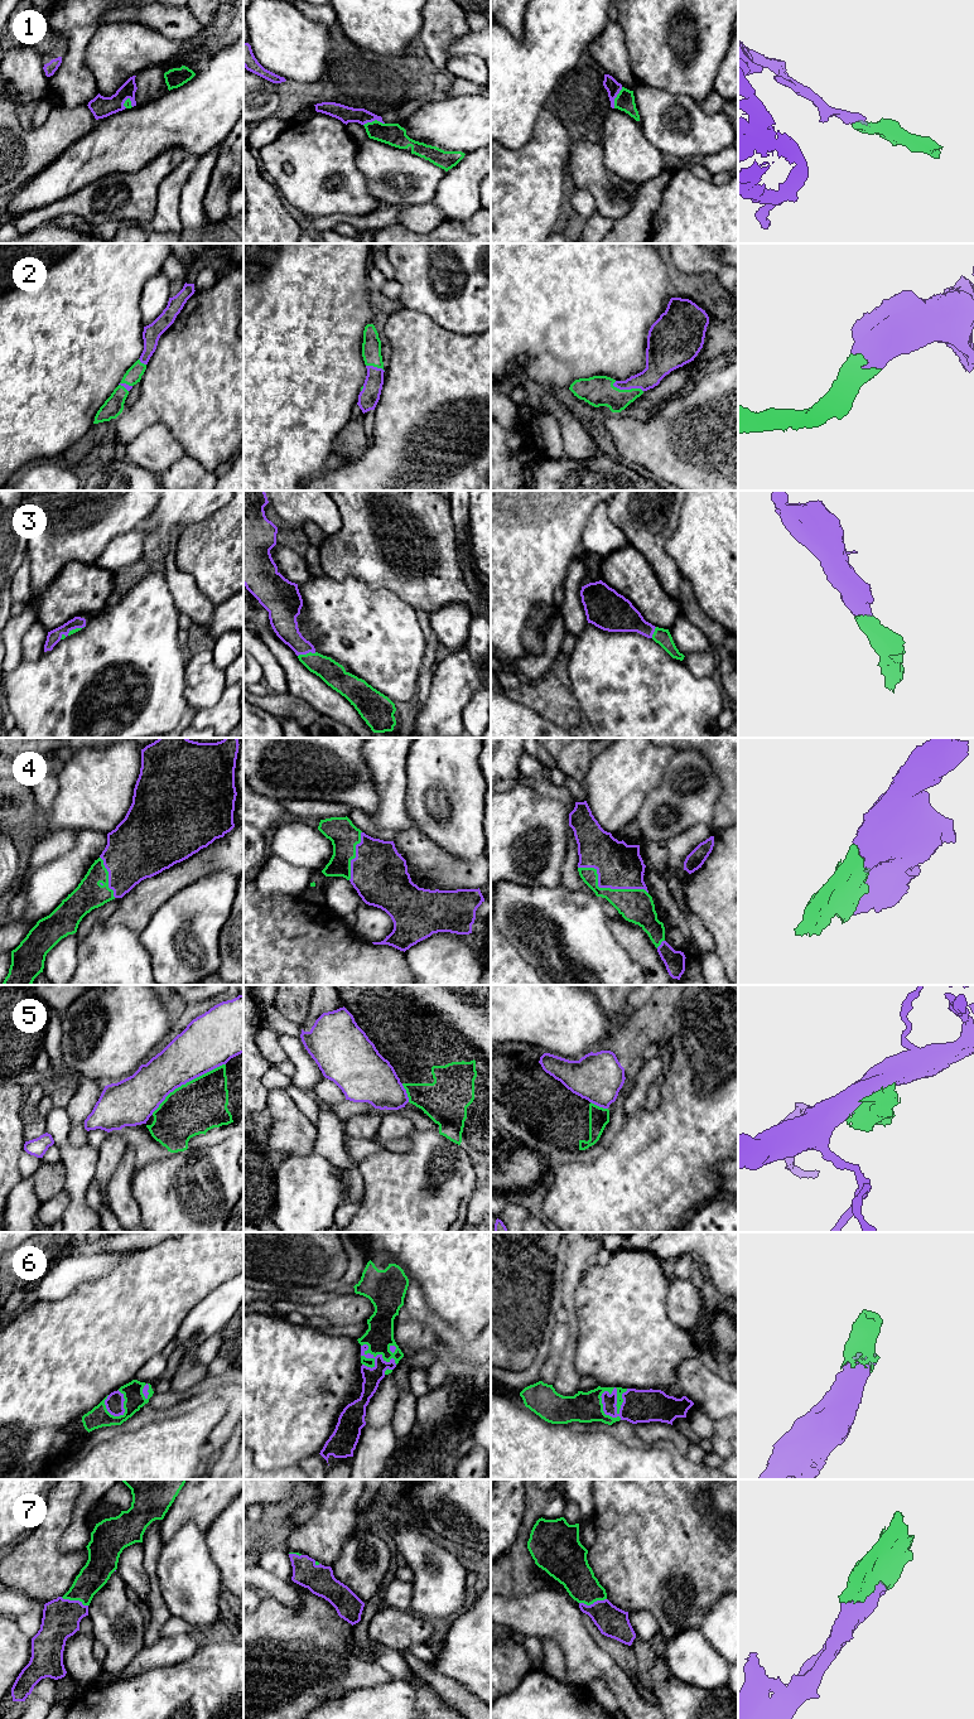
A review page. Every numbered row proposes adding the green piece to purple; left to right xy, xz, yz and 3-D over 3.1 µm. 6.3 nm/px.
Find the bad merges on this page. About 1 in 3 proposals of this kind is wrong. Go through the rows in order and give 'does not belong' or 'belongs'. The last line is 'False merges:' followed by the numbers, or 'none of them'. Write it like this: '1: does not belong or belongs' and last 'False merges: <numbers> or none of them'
1: belongs
2: belongs
3: belongs
4: belongs
5: does not belong
6: does not belong
7: belongs
False merges: 5, 6

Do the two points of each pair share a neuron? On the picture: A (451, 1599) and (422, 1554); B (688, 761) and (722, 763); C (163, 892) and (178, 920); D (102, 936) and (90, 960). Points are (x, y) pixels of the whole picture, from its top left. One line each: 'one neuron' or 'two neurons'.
A: one neuron
B: two neurons
C: two neurons
D: one neuron

